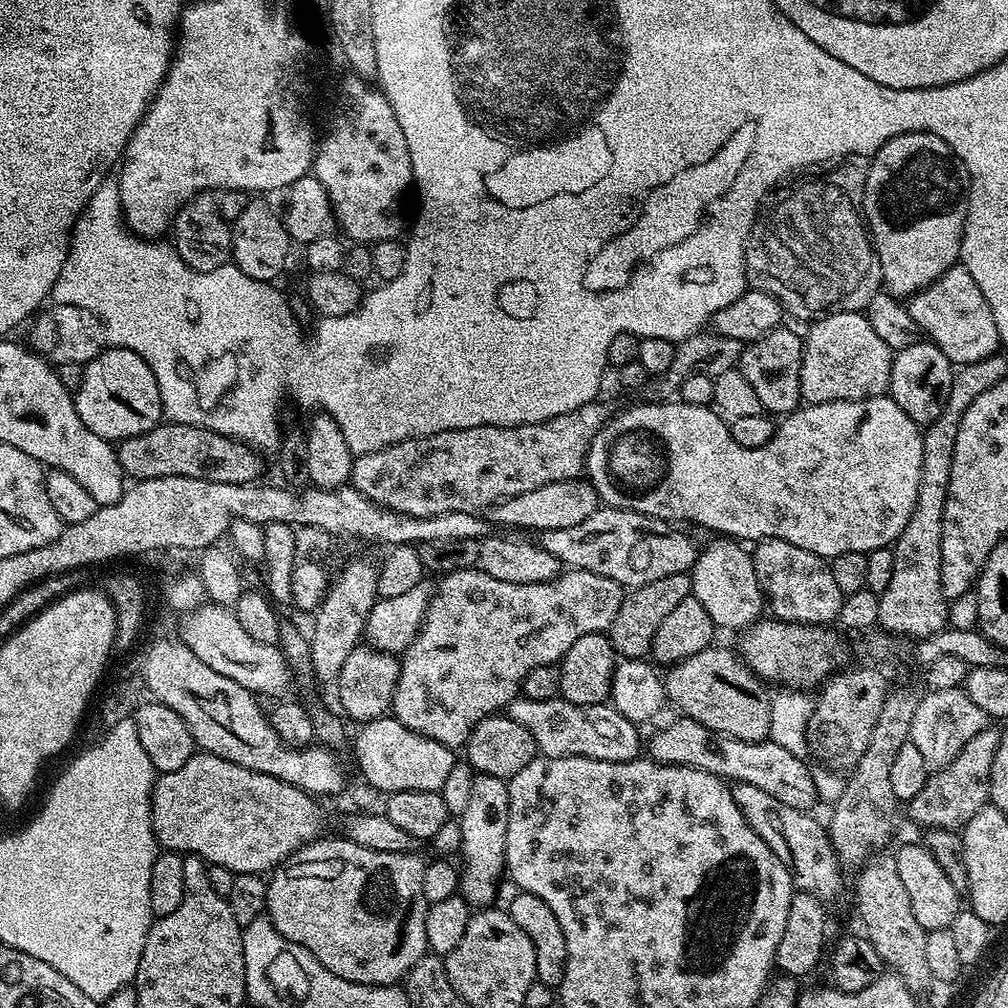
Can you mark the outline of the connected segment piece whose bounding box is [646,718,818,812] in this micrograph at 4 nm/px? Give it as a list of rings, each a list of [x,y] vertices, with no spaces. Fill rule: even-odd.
[[[679,719],[673,724],[666,725],[661,732],[654,733],[649,744],[647,741],[647,755],[656,763],[697,768],[708,772],[711,776],[758,786],[758,790],[766,790],[766,794],[778,798],[778,802],[786,802],[786,806],[799,812],[808,812],[818,804],[813,769],[808,769],[803,764],[805,761],[799,756],[790,754],[790,750],[771,742],[747,744],[729,736],[717,736],[697,720]]]

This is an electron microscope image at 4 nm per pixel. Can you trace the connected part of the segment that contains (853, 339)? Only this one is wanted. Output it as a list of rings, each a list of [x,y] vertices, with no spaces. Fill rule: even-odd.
[[[864,312],[819,317],[806,332],[800,394],[805,405],[835,400],[869,400],[885,395],[891,382],[894,353],[874,334]]]

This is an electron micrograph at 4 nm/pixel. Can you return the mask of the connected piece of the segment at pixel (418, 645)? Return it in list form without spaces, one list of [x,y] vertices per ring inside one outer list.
[[[479,567],[457,568],[449,570],[440,580],[440,585],[436,588],[436,593],[431,593],[426,607],[422,612],[420,627],[416,636],[409,642],[399,657],[400,673],[398,674],[396,688],[392,691],[390,707],[391,715],[409,732],[426,740],[433,740],[439,744],[445,744],[450,749],[456,750],[467,745],[470,734],[488,716],[495,716],[501,710],[507,709],[513,700],[521,695],[524,687],[526,674],[538,666],[547,664],[559,665],[563,661],[566,650],[591,632],[604,632],[614,622],[614,614],[622,606],[626,592],[620,587],[618,582],[614,582],[605,576],[599,576],[593,572],[582,572],[579,570],[568,570],[556,577],[555,580],[549,580],[546,584],[515,584],[514,582],[502,582],[498,578],[490,578],[490,574],[480,571]]]

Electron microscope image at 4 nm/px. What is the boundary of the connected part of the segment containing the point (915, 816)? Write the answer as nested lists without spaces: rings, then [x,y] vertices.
[[[989,726],[984,731],[979,732],[966,742],[966,746],[962,746],[962,750],[958,750],[958,754],[952,761],[942,769],[933,771],[928,777],[926,786],[922,786],[922,790],[913,800],[907,801],[906,808],[912,815],[912,820],[916,824],[925,824],[925,829],[963,829],[966,822],[970,822],[970,818],[974,818],[974,814],[978,814],[978,810],[982,810],[984,804],[990,800],[990,770],[994,764],[994,754],[998,750],[998,742],[1000,741],[1000,732],[995,727]]]

